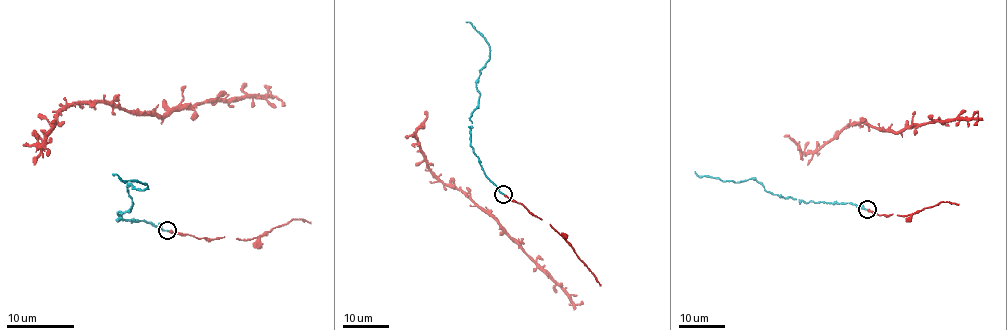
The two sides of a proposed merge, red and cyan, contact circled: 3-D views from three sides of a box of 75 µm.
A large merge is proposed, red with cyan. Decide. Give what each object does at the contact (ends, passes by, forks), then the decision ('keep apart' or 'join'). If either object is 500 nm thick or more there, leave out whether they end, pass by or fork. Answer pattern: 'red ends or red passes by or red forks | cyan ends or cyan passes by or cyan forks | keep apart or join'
red ends | cyan ends | join

